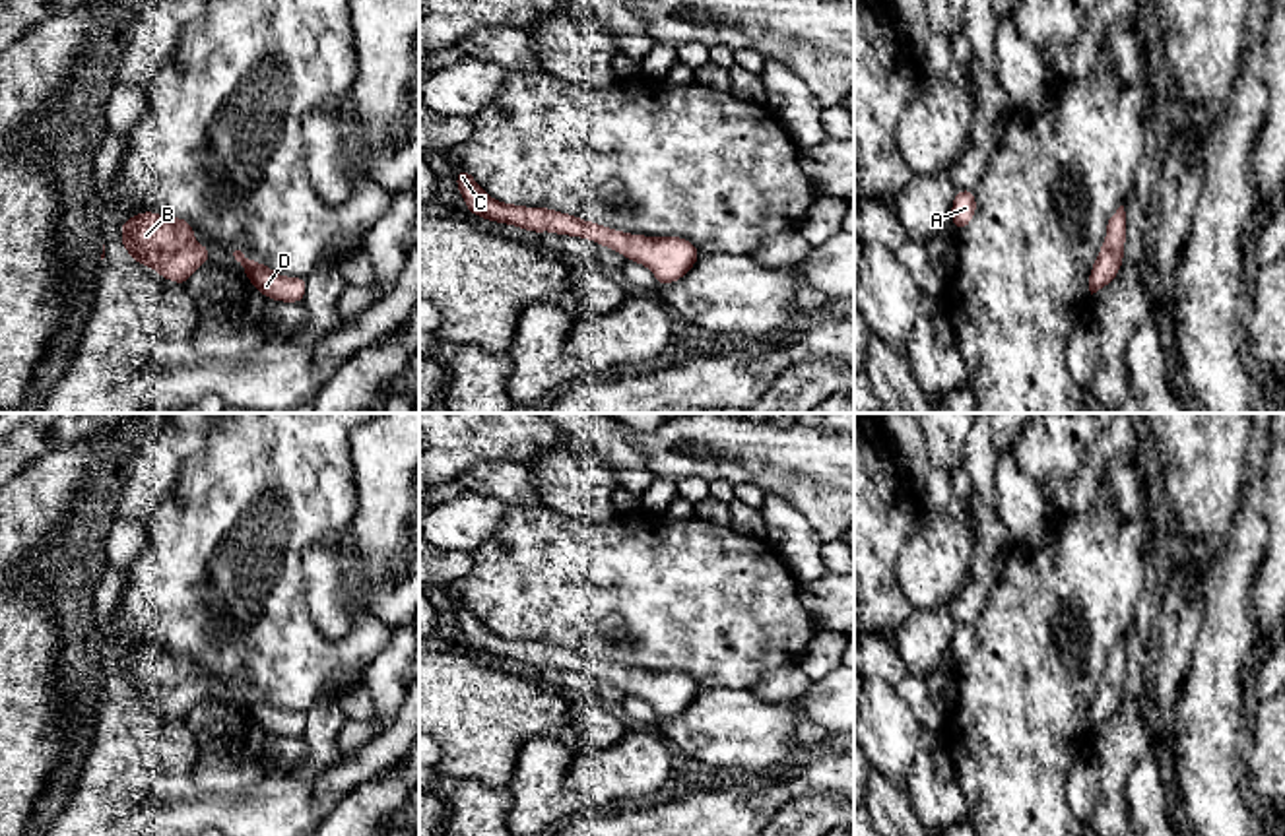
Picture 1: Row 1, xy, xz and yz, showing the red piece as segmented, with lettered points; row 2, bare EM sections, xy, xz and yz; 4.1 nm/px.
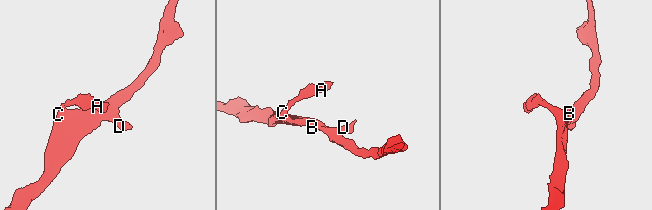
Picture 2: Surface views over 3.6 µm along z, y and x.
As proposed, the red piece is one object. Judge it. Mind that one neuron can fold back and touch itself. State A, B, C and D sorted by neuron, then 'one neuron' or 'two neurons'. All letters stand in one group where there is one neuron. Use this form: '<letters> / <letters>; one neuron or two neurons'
A B C D; one neuron

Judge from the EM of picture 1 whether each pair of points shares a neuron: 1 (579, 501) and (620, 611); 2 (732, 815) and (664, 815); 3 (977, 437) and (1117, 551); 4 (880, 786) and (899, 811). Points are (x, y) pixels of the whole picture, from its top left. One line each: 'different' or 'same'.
1: different
2: same
3: different
4: same

